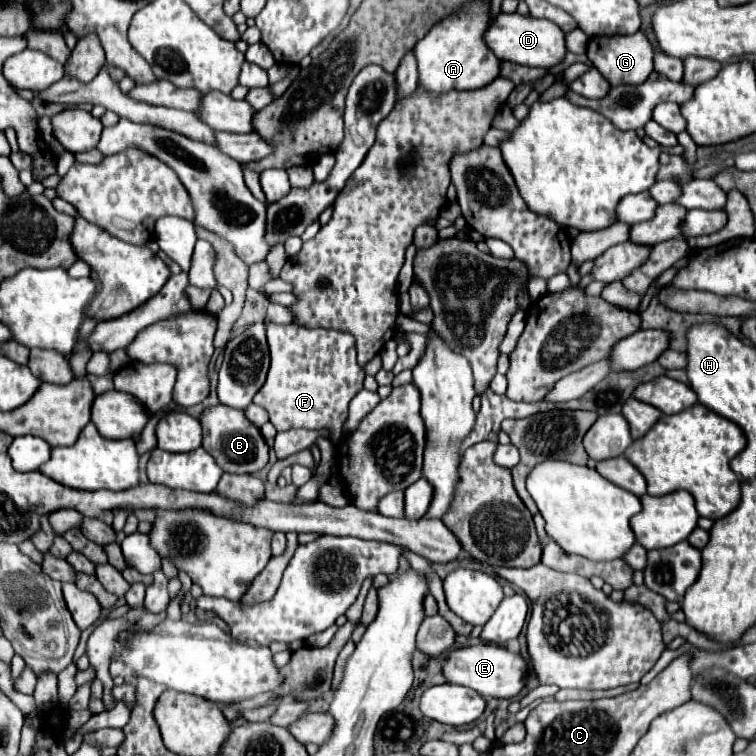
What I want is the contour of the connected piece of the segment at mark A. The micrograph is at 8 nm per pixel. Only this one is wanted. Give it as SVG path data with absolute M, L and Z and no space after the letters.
M475 2L457 14L443 18L419 44L413 54L419 70L419 88L429 94L447 94L451 90L477 90L493 82L499 74L497 56L483 44L483 28L489 24L489 2Z

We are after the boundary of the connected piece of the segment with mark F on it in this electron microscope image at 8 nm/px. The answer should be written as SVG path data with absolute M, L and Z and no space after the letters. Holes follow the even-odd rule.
M265 318L265 328L271 350L271 368L253 402L269 412L269 420L279 432L293 428L331 428L333 440L337 440L337 416L341 414L341 418L345 416L347 420L349 403L363 390L365 370L357 363L355 338L343 330L305 328L295 322L283 326L269 318ZM345 370L349 370L349 378L345 378Z

